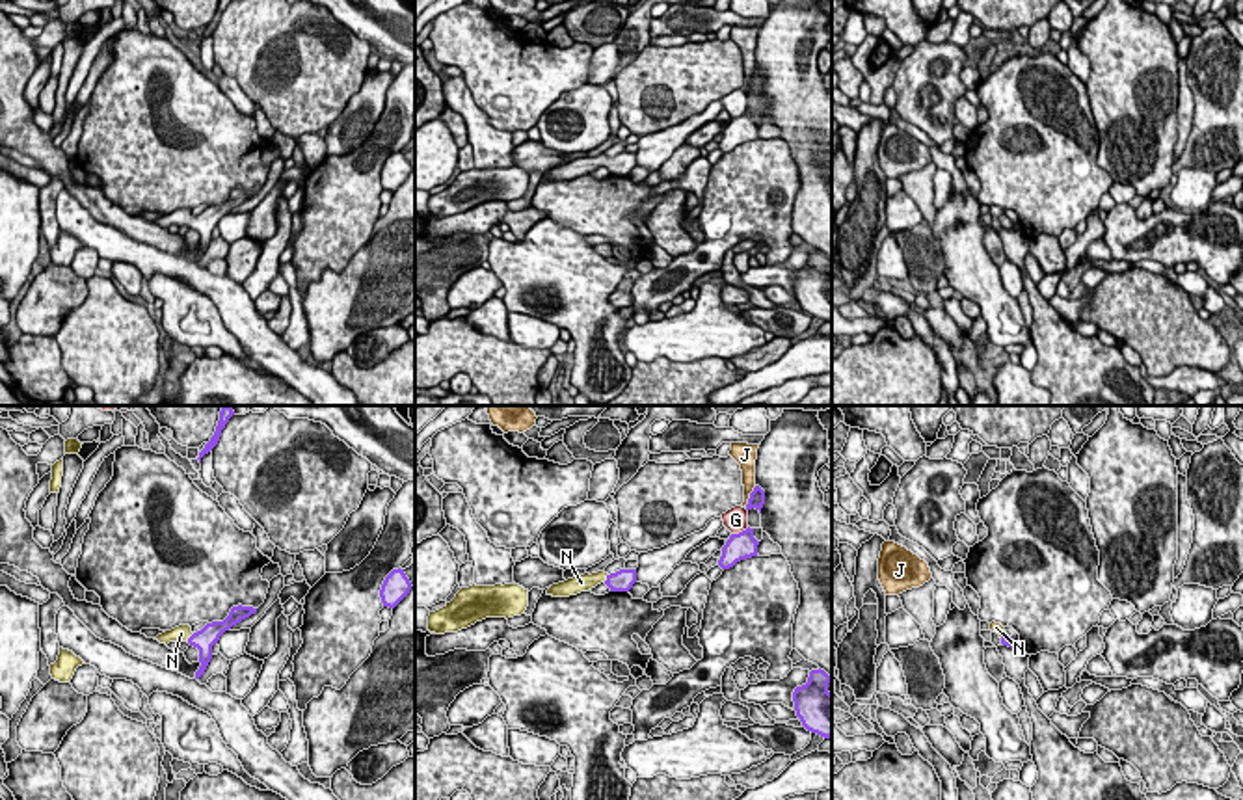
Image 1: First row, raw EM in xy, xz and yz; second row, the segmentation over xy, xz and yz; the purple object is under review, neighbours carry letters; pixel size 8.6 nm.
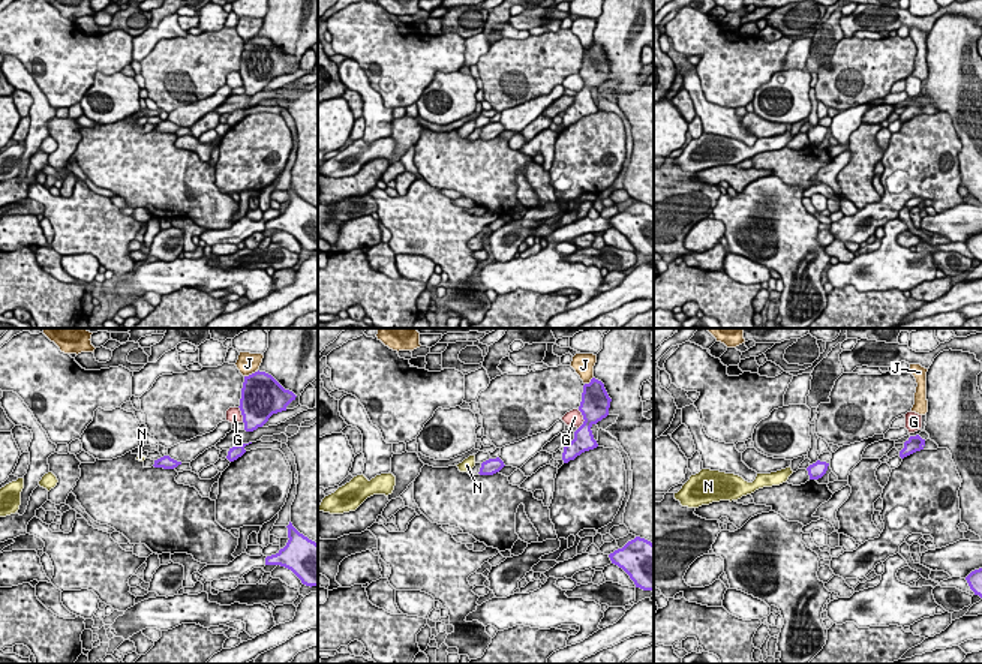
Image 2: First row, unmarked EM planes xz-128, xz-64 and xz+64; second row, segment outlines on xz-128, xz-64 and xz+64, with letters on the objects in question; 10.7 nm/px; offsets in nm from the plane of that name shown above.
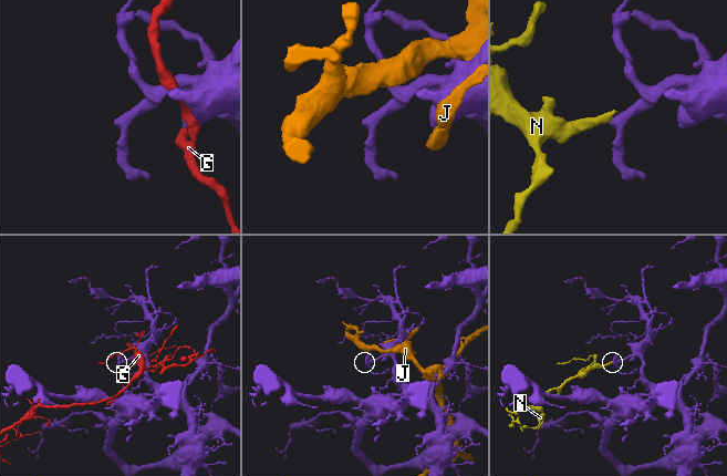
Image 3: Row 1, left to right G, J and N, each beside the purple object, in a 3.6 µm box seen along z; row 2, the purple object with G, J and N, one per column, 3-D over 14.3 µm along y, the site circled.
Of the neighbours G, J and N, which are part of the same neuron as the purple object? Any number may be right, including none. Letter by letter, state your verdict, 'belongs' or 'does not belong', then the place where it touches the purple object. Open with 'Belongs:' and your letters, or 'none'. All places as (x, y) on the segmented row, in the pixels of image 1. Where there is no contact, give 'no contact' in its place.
Belongs: N
G: does not belong; meets purple in xz at (739, 533)
J: does not belong; meets purple in xz at (750, 497)
N: belongs; meets purple in xy at (190, 637)

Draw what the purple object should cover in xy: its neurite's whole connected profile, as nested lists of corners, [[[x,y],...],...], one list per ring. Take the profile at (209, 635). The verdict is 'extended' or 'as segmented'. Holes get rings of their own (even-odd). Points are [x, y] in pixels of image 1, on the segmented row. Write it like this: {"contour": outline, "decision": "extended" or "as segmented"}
{"contour": [[[233,607],[229,616],[223,621],[212,621],[207,623],[201,631],[194,633],[190,625],[179,625],[171,631],[166,631],[158,634],[154,640],[160,644],[169,644],[169,642],[188,642],[190,646],[199,649],[199,670],[195,672],[195,679],[199,679],[210,659],[212,659],[212,646],[218,644],[220,636],[229,631],[233,625],[240,623],[242,620],[249,618],[255,614],[257,608],[253,607]]], "decision": "extended"}

